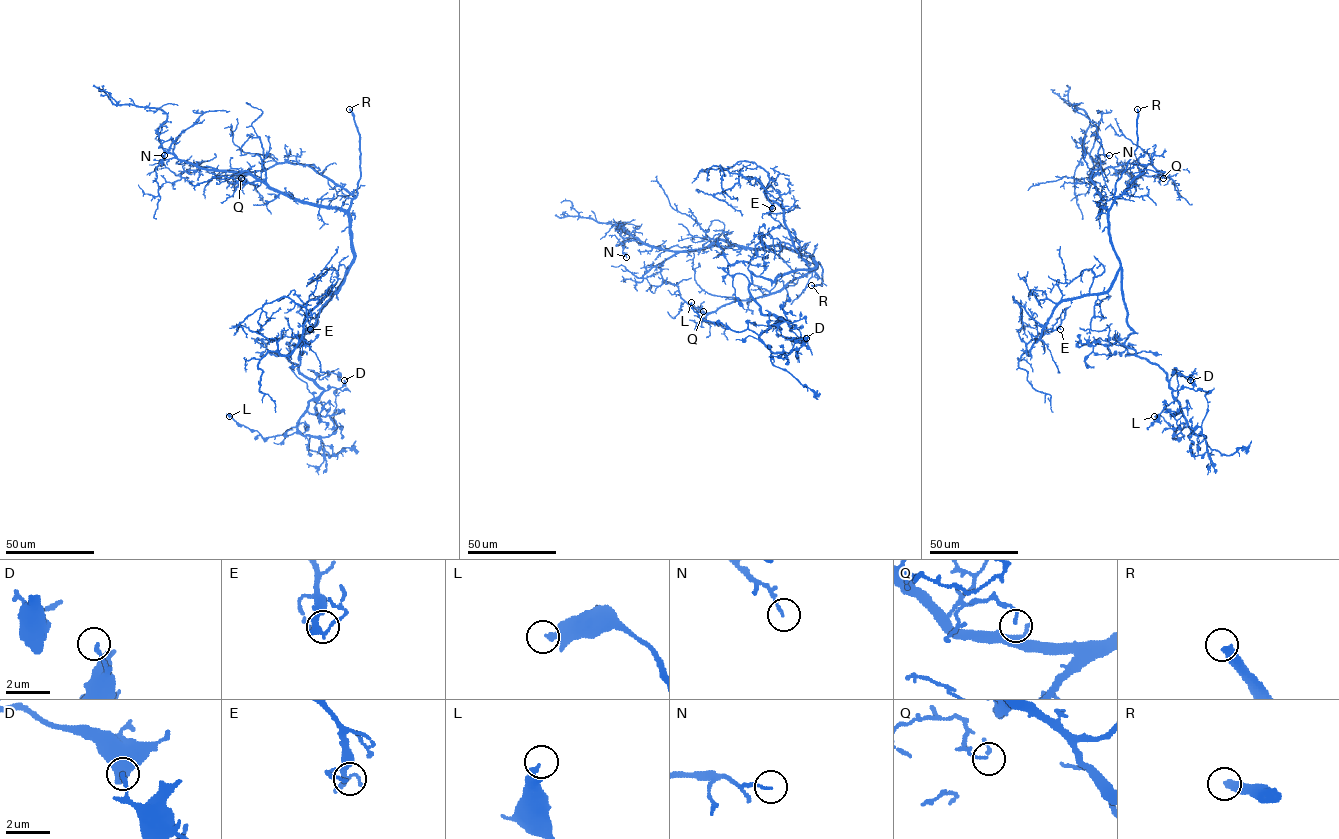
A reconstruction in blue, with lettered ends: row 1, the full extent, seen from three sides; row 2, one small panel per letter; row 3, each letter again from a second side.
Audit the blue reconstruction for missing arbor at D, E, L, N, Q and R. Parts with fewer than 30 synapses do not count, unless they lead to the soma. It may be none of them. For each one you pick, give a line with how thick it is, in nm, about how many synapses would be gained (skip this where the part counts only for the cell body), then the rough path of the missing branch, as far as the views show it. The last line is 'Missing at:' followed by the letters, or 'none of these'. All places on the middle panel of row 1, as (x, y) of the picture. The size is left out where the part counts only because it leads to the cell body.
R: Thickness 400 nm. Course of what is missing: (811, 285), (826, 290), (825, 277), (823, 280)
Missing at: R

